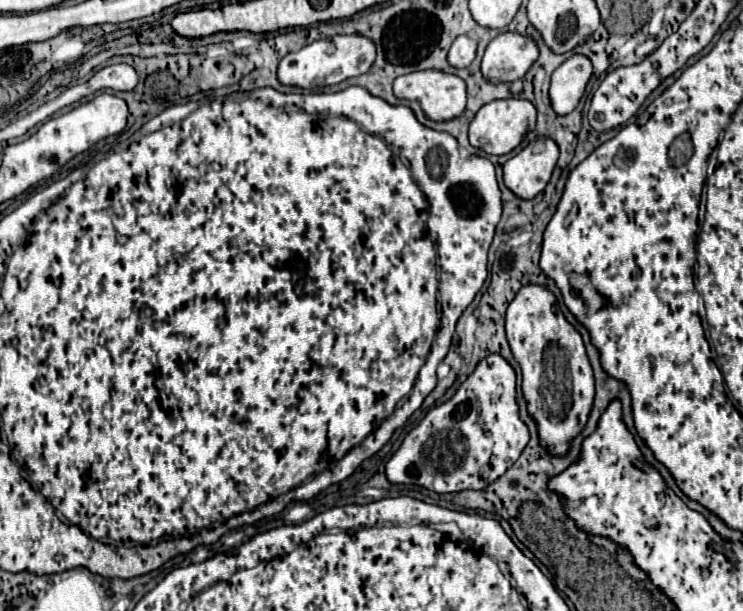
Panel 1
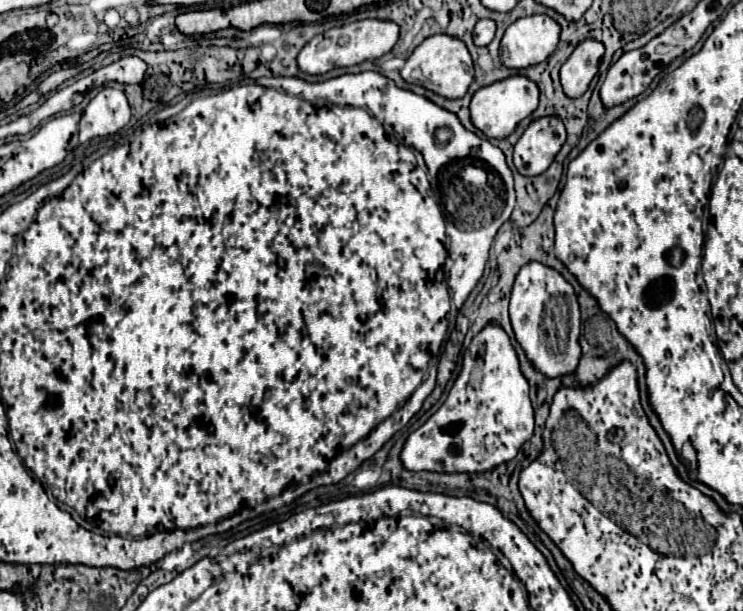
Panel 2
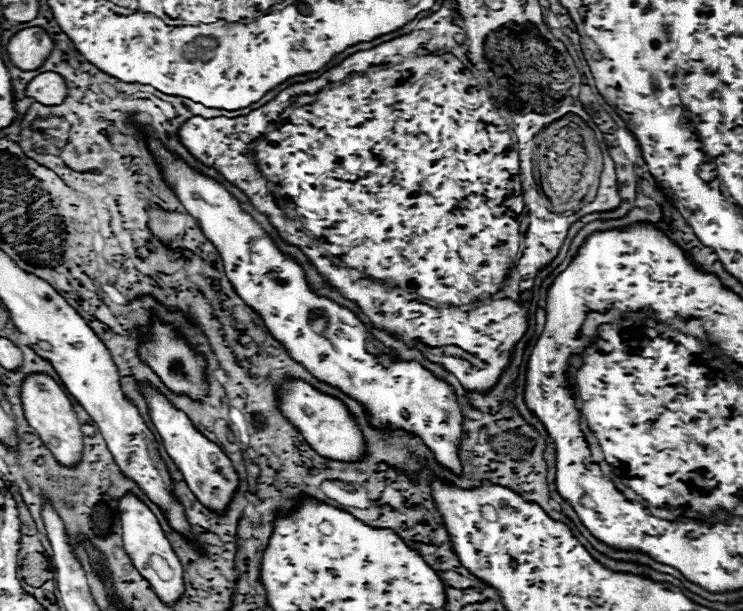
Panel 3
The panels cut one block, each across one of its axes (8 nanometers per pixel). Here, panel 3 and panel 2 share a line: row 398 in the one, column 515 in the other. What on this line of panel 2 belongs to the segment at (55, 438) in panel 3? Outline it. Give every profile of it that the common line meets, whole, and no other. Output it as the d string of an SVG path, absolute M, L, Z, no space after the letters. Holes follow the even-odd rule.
M526 16L512 22L500 42L502 66L522 70L544 62L558 46L560 26L548 16Z

